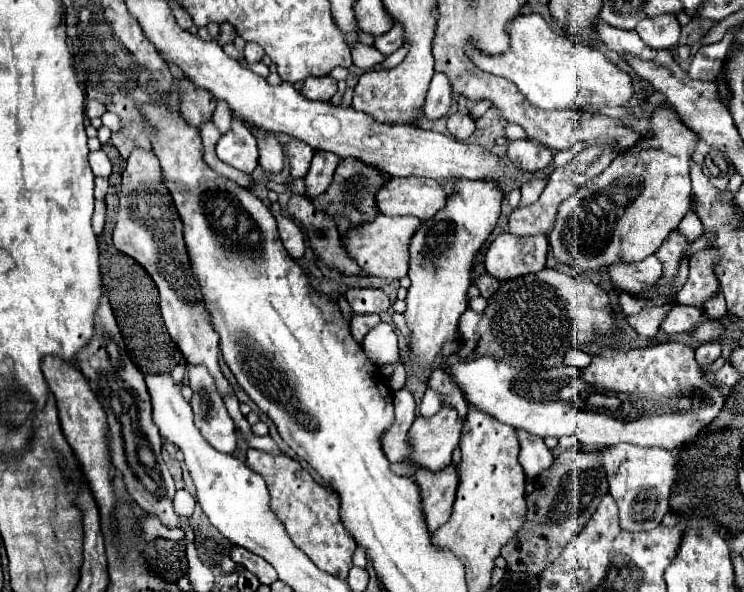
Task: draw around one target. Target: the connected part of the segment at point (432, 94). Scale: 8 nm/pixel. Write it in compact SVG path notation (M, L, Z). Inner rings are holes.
M435 73L429 93L427 93L427 103L425 103L425 117L429 119L439 119L449 113L453 103L453 89L443 73Z

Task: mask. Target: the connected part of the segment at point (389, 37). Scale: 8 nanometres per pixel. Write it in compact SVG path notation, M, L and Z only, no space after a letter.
M393 25L387 33L375 37L375 49L383 55L395 53L403 45L403 29L399 25Z

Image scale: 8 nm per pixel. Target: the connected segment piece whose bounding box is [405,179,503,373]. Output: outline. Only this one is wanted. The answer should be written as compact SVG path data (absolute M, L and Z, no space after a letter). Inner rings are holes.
M457 179L457 191L449 197L445 209L423 221L409 243L411 287L405 297L405 323L409 327L409 337L405 337L405 341L407 353L413 355L419 371L431 373L445 343L457 337L457 321L467 309L473 259L497 225L501 199L503 193L497 183Z

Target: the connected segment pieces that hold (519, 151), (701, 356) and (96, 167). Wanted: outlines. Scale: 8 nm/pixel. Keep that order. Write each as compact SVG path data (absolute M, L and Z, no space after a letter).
M531 139L511 141L507 147L507 155L517 167L521 167L523 171L529 171L529 173L541 171L553 161L553 151Z
M713 341L713 343L703 343L697 347L695 351L695 359L701 367L707 367L711 365L713 361L717 361L721 355L721 343L719 341Z
M103 149L93 151L89 155L89 163L91 163L91 169L93 169L95 175L101 175L101 177L109 177L111 175L111 163L109 163L107 153Z

